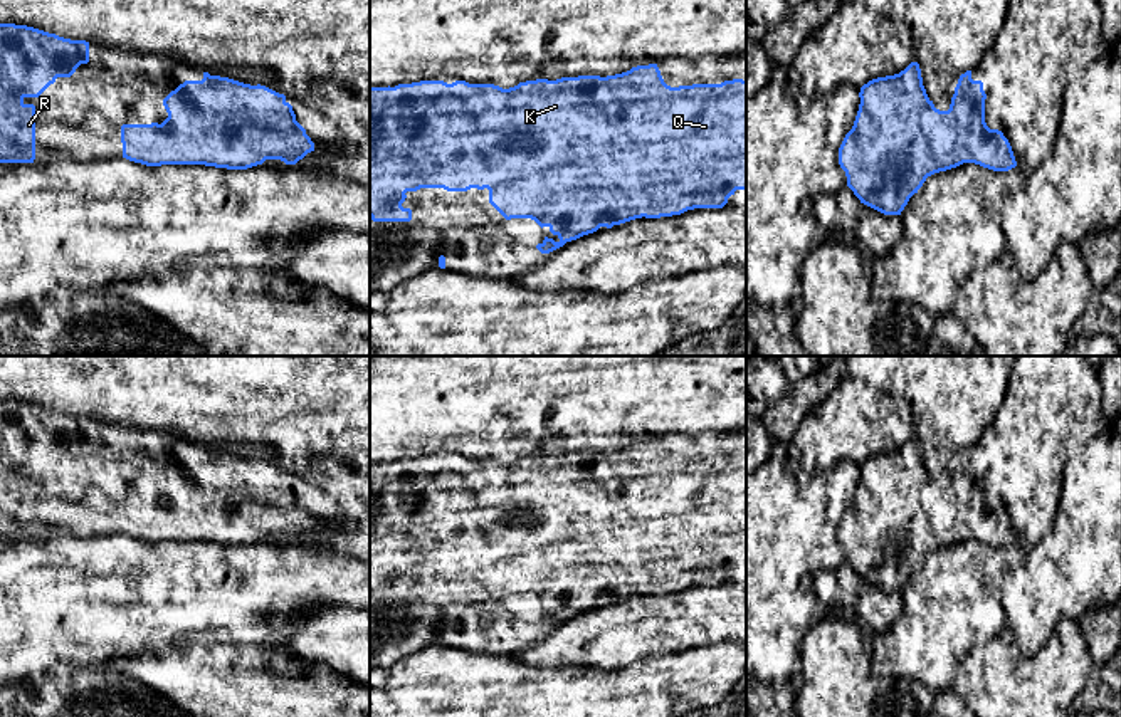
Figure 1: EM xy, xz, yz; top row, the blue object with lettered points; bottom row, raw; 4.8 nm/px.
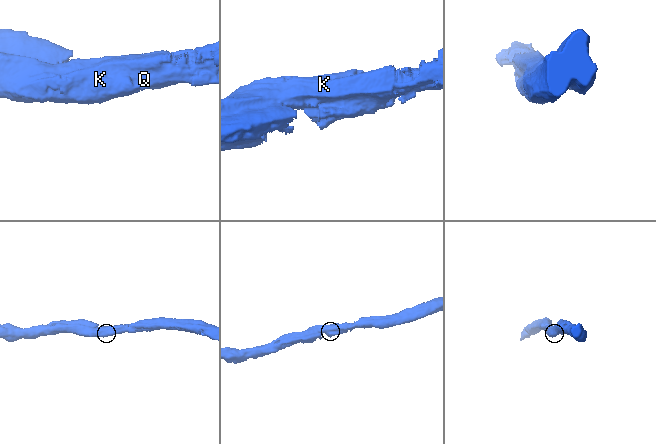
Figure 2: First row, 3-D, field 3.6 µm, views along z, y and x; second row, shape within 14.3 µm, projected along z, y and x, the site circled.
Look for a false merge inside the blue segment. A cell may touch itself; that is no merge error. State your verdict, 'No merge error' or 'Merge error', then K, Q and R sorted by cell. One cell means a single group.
No merge error. Groups: K Q R

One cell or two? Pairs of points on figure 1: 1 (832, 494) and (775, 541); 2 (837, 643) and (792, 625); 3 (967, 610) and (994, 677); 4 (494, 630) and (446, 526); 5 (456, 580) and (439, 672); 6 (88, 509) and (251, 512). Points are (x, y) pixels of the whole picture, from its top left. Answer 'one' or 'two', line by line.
1: one
2: two
3: two
4: one
5: two
6: one

